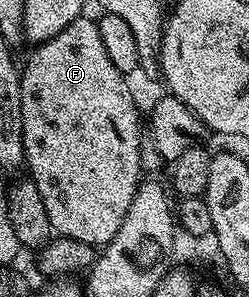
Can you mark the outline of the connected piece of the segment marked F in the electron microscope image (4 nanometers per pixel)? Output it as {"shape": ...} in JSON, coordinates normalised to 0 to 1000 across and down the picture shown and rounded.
{"shape":[[[321,57],[293,74],[229,125],[197,138],[153,148],[141,172],[96,209],[84,226],[76,269],[84,273],[84,394],[92,397],[92,471],[100,475],[104,572],[124,572],[120,613],[149,623],[149,650],[165,650],[165,677],[181,677],[181,717],[197,717],[209,781],[225,795],[293,811],[325,811],[369,825],[426,825],[502,744],[518,717],[518,690],[534,690],[534,663],[550,650],[566,593],[578,586],[566,529],[570,495],[582,485],[574,465],[558,458],[558,360],[542,350],[542,320],[526,310],[526,293],[510,283],[514,256],[454,219],[438,199],[438,178],[422,178],[422,152],[406,145],[406,111],[394,74],[378,61]]]}

